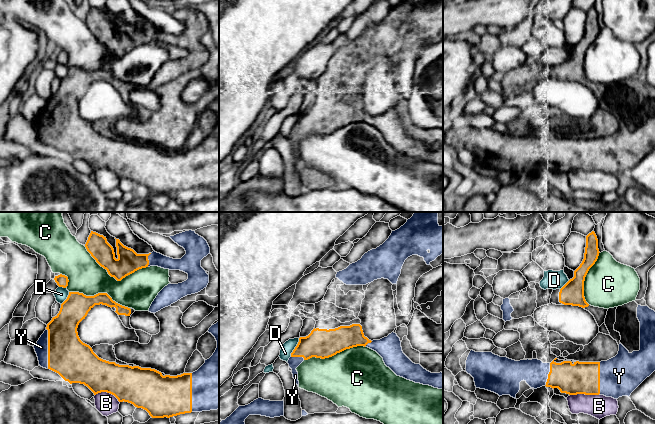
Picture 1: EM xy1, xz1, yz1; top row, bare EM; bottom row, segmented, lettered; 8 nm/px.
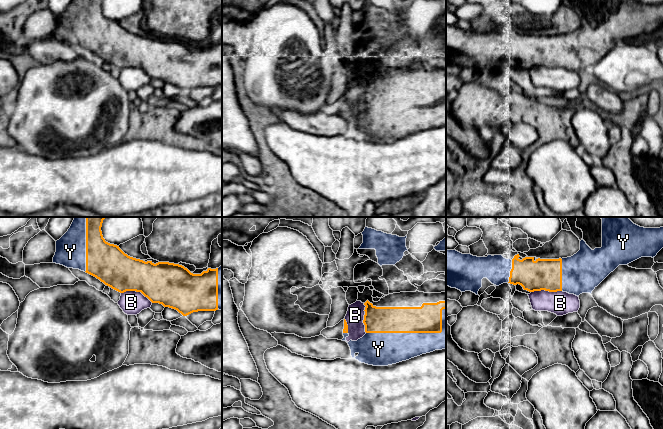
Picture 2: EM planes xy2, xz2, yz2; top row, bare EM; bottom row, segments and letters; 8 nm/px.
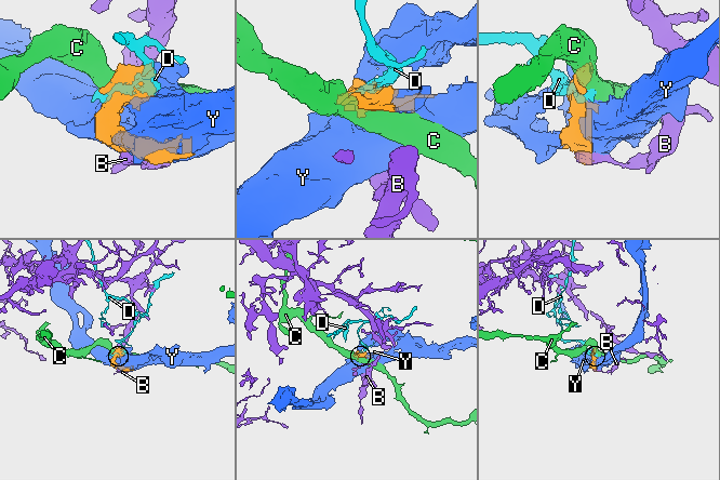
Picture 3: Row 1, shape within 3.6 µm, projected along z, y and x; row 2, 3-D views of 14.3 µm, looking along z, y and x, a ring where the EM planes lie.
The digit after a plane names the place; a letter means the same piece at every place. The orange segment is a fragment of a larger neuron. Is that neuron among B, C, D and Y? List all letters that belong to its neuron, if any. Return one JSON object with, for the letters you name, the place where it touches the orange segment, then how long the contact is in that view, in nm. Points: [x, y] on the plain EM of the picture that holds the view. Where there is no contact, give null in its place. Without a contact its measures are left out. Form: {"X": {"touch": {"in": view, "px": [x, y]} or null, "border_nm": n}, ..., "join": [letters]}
{"Y": {"touch": {"in": "xz2", "px": [415, 108]}, "border_nm": 650}, "join": ["Y"]}

